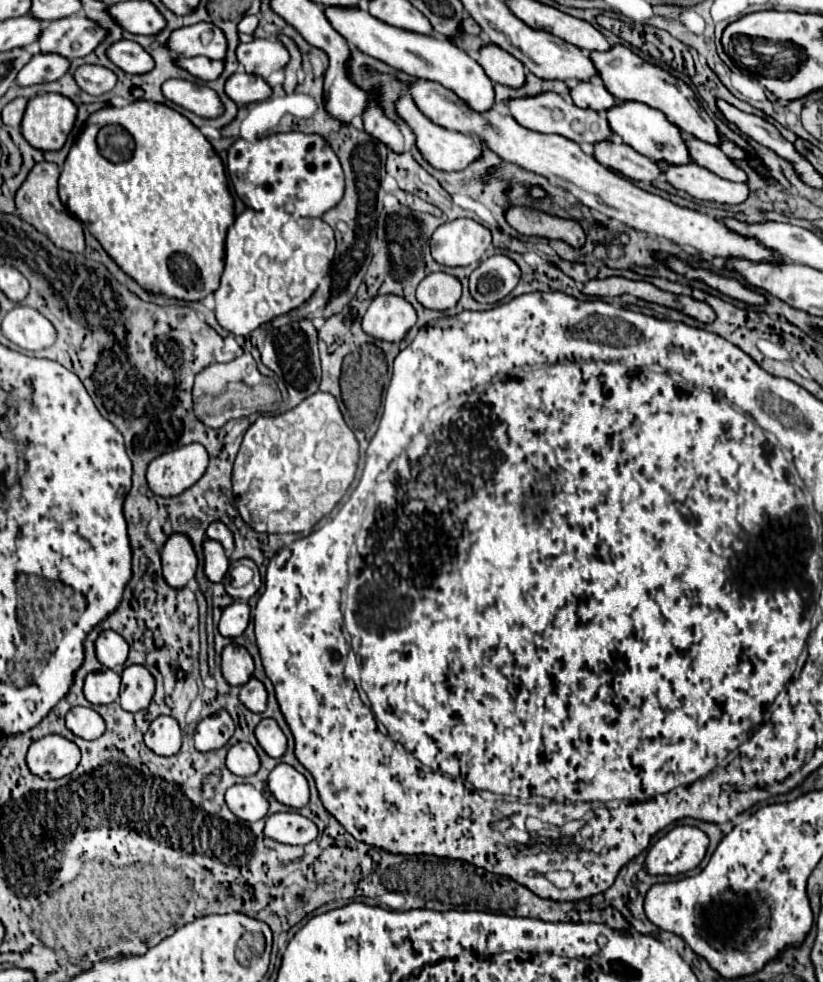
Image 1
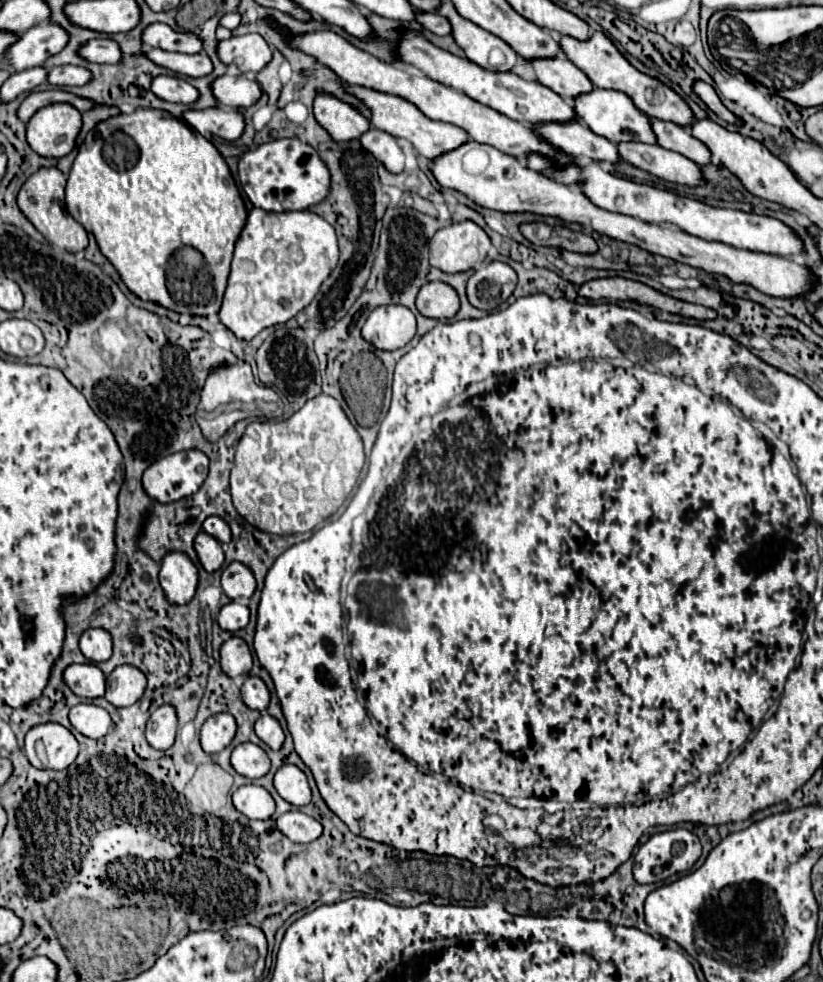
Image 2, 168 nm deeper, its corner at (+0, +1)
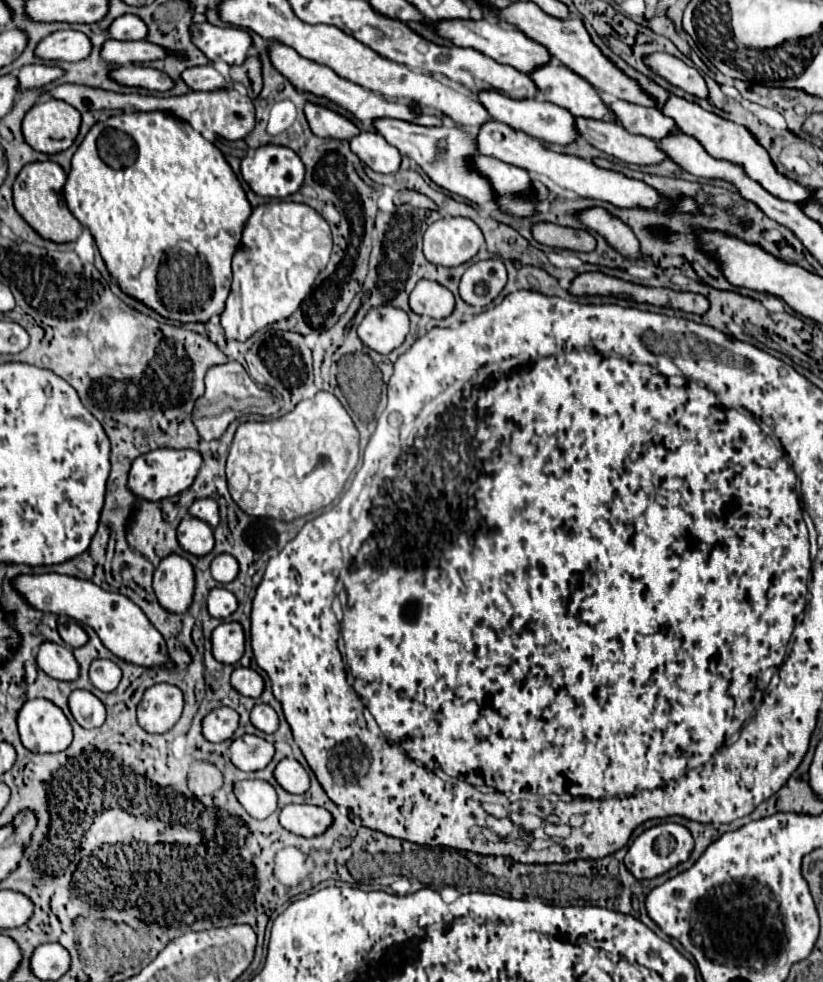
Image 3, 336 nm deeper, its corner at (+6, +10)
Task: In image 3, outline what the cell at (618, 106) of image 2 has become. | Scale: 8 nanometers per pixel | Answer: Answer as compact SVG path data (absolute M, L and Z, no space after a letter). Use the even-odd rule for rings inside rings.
M553 60L551 66L543 66L543 70L535 70L535 74L531 74L531 78L539 86L539 92L545 96L545 100L567 108L573 116L591 118L591 120L603 120L603 122L617 122L615 112L609 108L609 104L605 104L605 100L599 96L599 92L585 78L581 78L573 70L565 68L557 60Z

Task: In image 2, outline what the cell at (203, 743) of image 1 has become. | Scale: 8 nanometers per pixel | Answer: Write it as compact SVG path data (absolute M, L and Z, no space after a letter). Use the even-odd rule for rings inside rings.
M211 715L201 729L201 747L205 753L223 751L235 737L237 723L231 715Z

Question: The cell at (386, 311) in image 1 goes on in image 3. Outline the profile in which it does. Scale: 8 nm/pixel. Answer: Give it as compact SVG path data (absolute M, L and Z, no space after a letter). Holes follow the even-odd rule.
M389 304L375 306L367 312L357 328L361 342L381 354L389 354L403 344L409 332L409 316Z

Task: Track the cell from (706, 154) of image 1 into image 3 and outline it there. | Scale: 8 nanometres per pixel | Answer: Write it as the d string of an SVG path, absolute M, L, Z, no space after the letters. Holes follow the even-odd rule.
M611 102L611 110L619 118L619 124L633 134L643 134L651 140L661 142L663 138L677 132L675 120L665 116L659 108L645 108L635 106L631 102Z

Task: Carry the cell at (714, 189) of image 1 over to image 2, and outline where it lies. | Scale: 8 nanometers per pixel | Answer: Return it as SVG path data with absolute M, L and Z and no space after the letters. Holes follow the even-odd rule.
M637 141L617 143L617 151L623 161L643 171L649 171L659 179L681 185L703 185L703 177L697 165L691 159L677 155L675 151L665 151L659 145L637 143Z

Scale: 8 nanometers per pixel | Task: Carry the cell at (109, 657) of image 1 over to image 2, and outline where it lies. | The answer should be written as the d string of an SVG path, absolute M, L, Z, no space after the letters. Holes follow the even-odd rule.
M87 629L79 637L79 649L93 663L107 661L111 657L111 653L113 653L111 635L107 631L103 631L103 629Z

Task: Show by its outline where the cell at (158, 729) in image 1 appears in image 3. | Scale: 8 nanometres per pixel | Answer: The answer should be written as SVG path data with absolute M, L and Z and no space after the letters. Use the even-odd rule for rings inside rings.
M151 686L137 706L139 726L151 734L165 734L179 720L183 710L183 694L177 686Z

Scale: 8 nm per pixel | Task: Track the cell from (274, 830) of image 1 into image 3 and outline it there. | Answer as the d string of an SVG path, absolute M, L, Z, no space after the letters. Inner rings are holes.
M287 804L281 814L279 822L285 830L311 838L317 834L323 834L327 826L331 826L333 818L327 810L319 806L309 806L309 804Z

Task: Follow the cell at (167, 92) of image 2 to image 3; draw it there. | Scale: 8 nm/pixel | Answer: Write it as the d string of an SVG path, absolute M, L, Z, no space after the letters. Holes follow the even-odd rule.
M135 64L117 68L115 80L125 86L139 86L139 88L157 90L157 92L167 92L175 86L175 82L167 74L149 66L135 66Z

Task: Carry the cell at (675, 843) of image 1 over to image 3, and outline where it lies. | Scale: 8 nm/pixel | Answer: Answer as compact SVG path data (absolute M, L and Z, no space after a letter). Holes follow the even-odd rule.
M665 822L665 824L657 824L649 830L645 830L643 834L639 834L633 844L627 850L625 856L625 866L627 870L637 878L637 880L645 880L645 878L655 878L661 876L663 872L671 870L673 866L685 862L689 858L693 850L693 836L691 832L675 822Z

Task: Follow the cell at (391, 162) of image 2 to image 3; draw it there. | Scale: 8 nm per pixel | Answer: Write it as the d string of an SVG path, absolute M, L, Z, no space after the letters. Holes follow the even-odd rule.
M359 132L351 138L351 150L375 172L391 174L399 170L401 152L387 144L379 132Z

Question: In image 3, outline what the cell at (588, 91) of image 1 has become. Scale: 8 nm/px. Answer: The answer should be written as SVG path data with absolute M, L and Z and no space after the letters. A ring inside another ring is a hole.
M493 18L463 20L463 22L435 22L435 30L439 36L449 38L455 46L479 50L479 52L491 56L493 60L497 60L499 64L509 64L525 74L533 74L535 70L539 70L551 62L551 54L547 52L547 48L543 44L525 36L515 26L511 26L507 22L497 22Z

